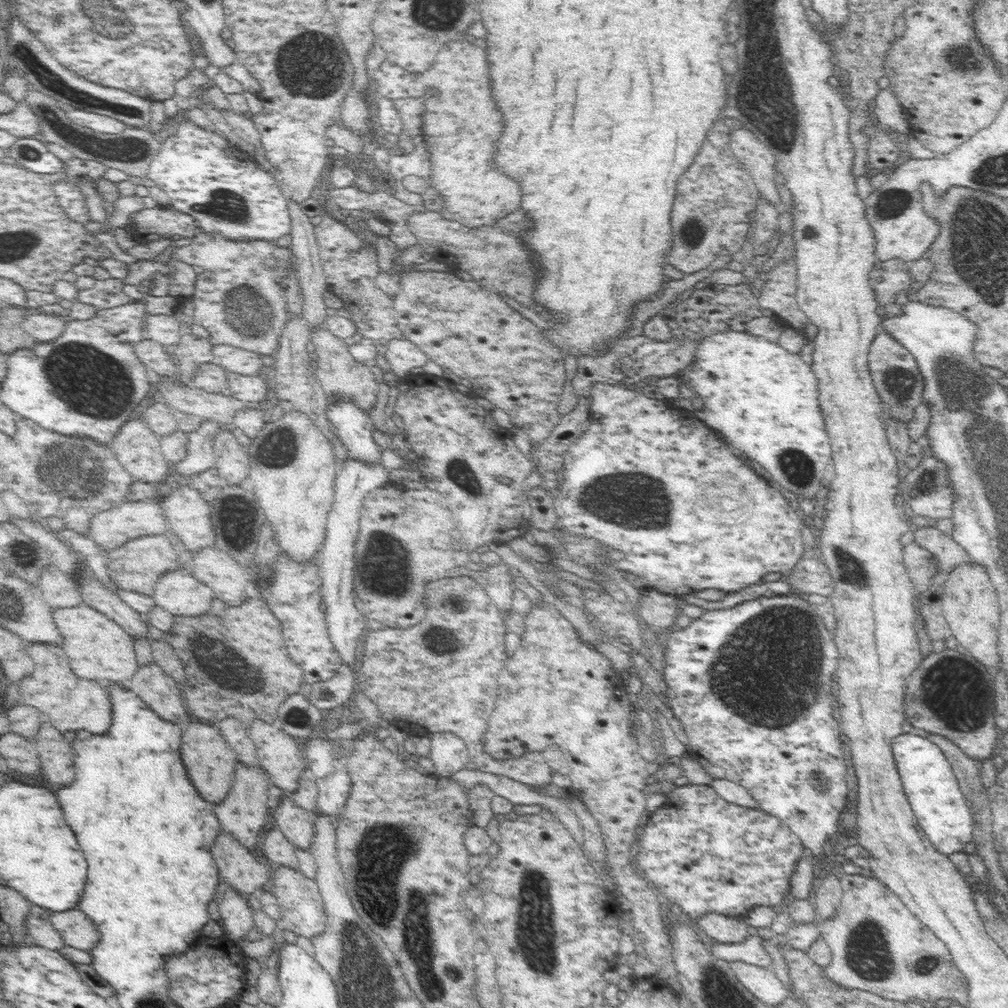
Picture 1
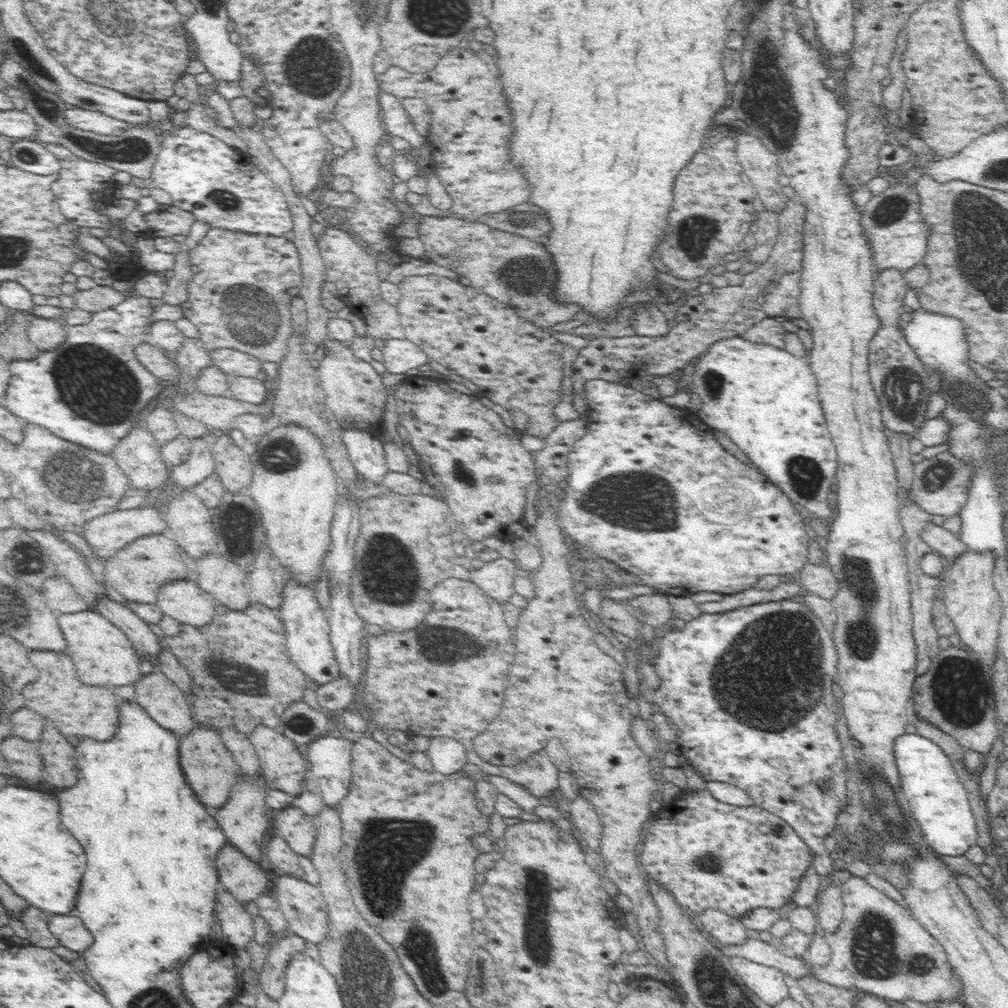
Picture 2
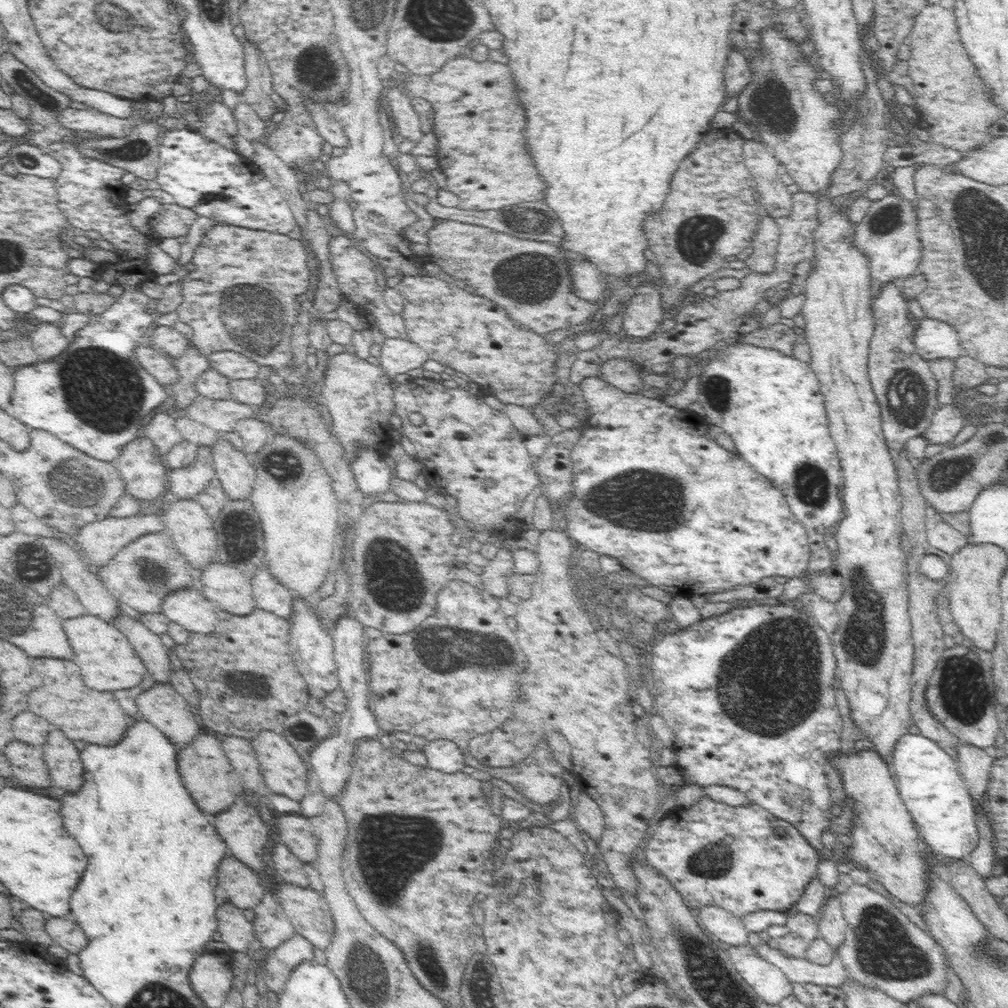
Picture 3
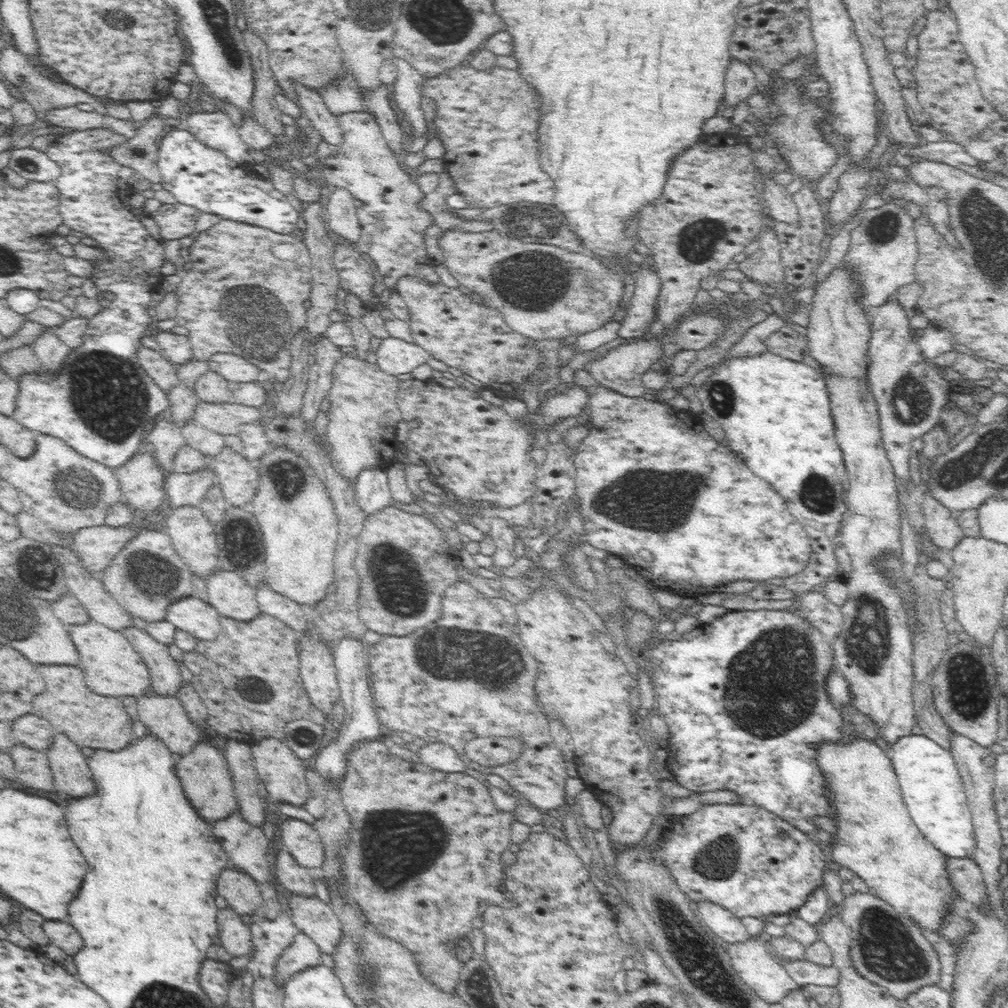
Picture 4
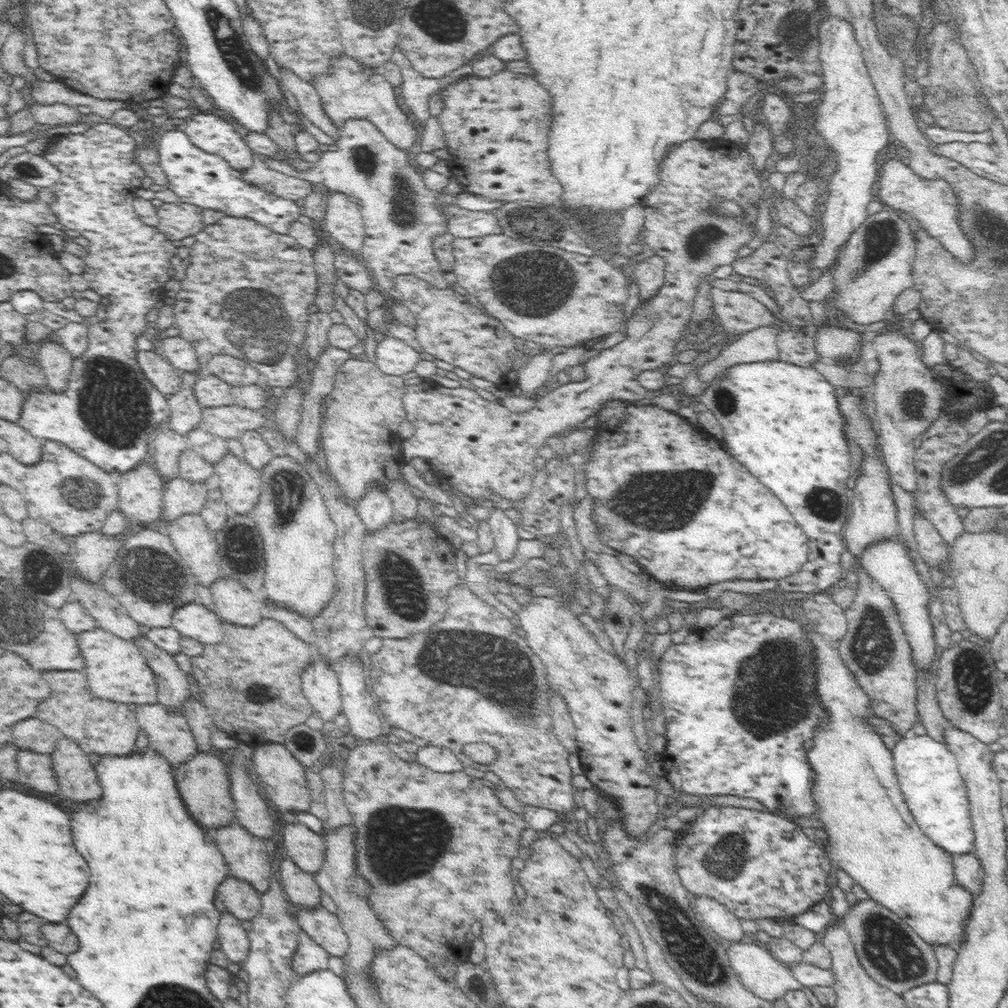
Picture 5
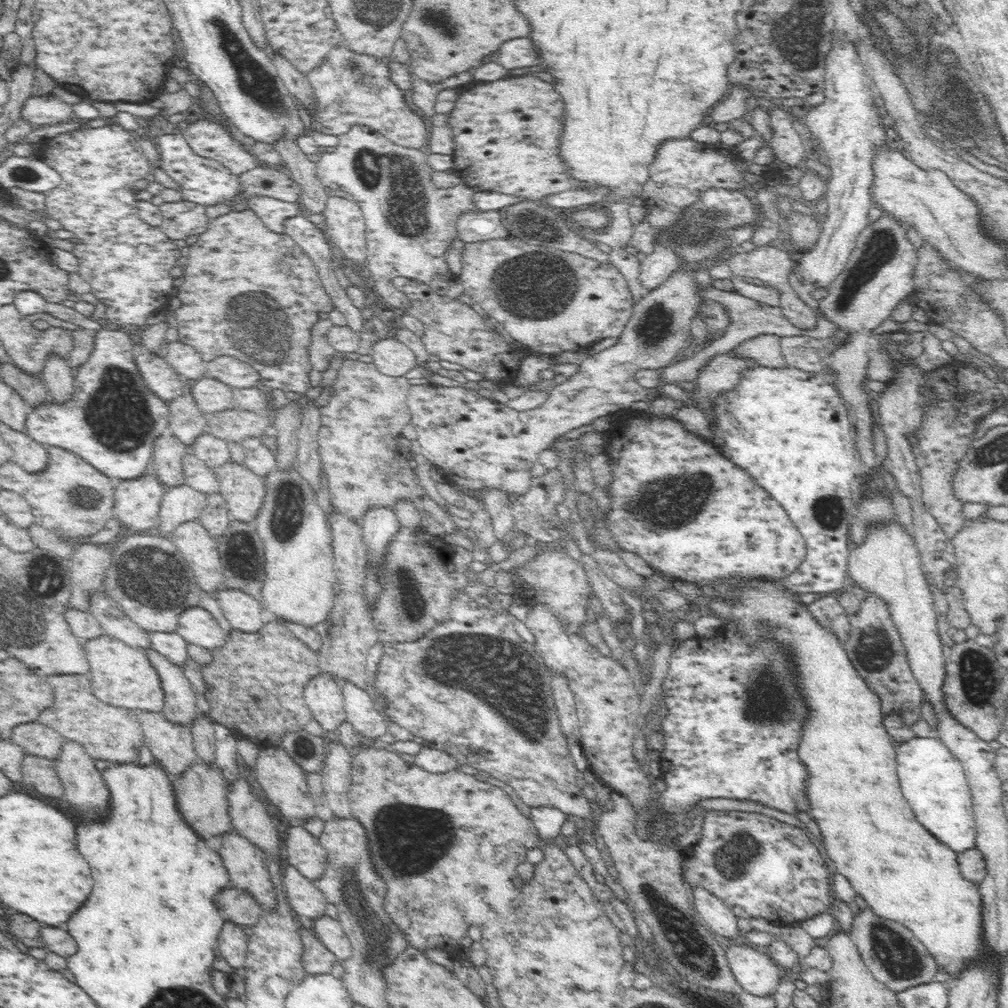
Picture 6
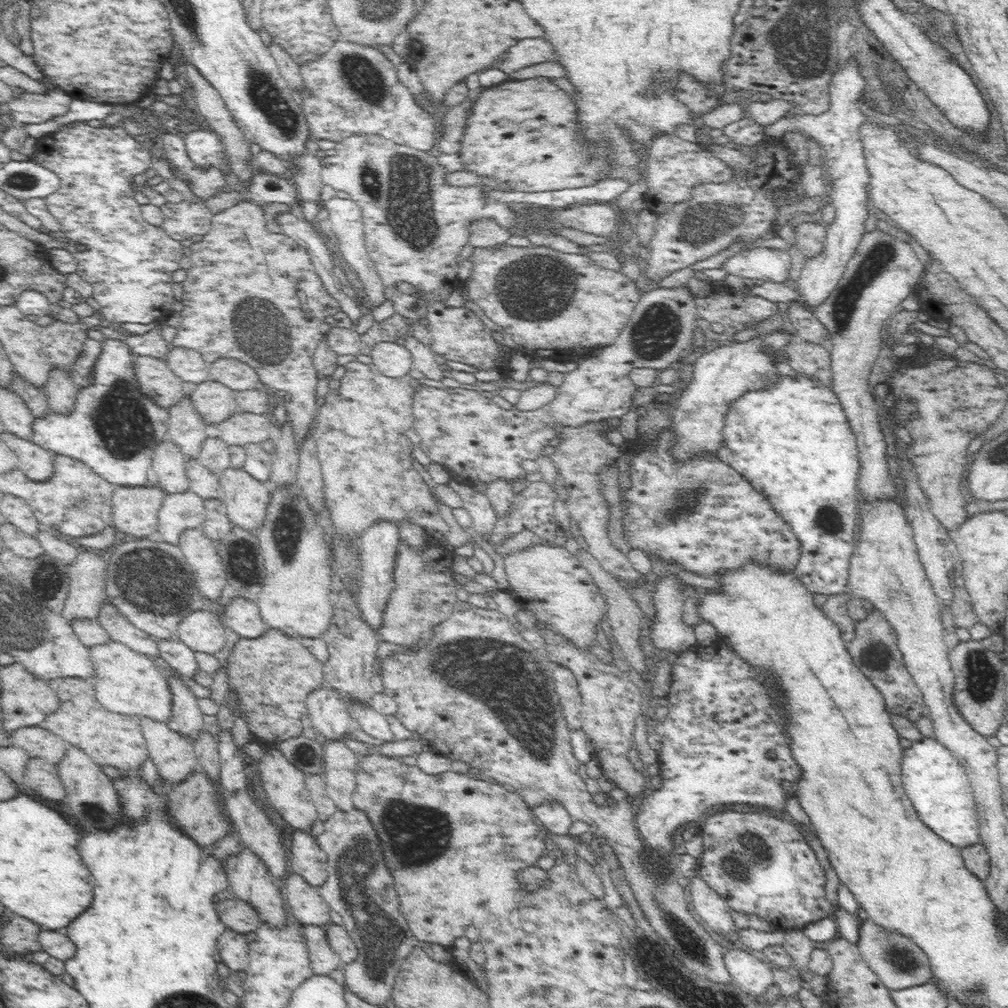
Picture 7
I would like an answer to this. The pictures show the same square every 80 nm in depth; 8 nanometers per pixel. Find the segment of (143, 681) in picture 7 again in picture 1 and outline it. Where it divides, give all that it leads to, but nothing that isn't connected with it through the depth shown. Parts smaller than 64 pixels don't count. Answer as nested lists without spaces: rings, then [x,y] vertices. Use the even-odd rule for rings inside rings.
[[[88,604],[72,608],[56,608],[54,622],[64,638],[62,648],[68,656],[68,662],[80,678],[125,684],[139,667],[132,636],[105,612],[96,610]]]

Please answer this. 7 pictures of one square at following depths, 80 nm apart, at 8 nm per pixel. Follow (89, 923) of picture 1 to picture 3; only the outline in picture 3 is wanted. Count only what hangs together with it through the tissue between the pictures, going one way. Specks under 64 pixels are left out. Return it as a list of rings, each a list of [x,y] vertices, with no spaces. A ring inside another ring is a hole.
[[[48,917],[45,929],[53,943],[66,949],[69,954],[76,955],[89,944],[86,933],[70,917]]]

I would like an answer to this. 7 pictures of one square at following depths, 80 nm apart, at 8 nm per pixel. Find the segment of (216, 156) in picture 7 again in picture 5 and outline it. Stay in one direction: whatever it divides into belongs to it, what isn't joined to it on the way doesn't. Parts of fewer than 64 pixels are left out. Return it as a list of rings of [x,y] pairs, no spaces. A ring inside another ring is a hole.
[[[194,110],[194,113],[185,120],[183,126],[184,128],[182,128],[182,130],[190,137],[190,141],[192,141],[196,147],[222,157],[226,163],[230,165],[230,168],[242,172],[245,168],[254,164],[257,156],[236,131],[235,125],[231,120],[226,121],[220,116],[213,115],[212,112]]]

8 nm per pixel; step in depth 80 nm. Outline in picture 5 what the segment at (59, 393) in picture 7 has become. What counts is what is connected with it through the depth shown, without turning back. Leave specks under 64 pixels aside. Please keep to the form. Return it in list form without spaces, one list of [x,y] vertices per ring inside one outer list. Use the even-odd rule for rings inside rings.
[[[46,341],[38,347],[37,360],[47,381],[47,391],[61,393],[72,370],[72,355],[62,344]]]

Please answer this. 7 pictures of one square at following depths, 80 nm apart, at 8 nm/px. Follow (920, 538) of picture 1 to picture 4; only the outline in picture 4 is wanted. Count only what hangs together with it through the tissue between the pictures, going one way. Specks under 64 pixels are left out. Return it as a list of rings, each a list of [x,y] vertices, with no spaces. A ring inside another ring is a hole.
[[[924,487],[924,514],[924,529],[938,549],[949,552],[965,538],[956,519],[950,515],[950,510],[931,495],[929,487]]]

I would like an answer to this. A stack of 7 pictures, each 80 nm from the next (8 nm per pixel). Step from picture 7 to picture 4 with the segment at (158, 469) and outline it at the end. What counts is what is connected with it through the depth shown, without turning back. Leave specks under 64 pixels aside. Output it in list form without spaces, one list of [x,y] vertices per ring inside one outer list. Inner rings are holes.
[[[158,420],[155,422],[156,426],[152,428],[152,432],[146,436],[146,442],[150,444],[150,448],[154,448],[154,454],[156,454],[156,462],[168,470],[172,468],[172,458],[176,454],[176,450],[180,446],[184,446],[186,440],[180,432],[180,427],[174,424],[174,421],[170,420]]]

